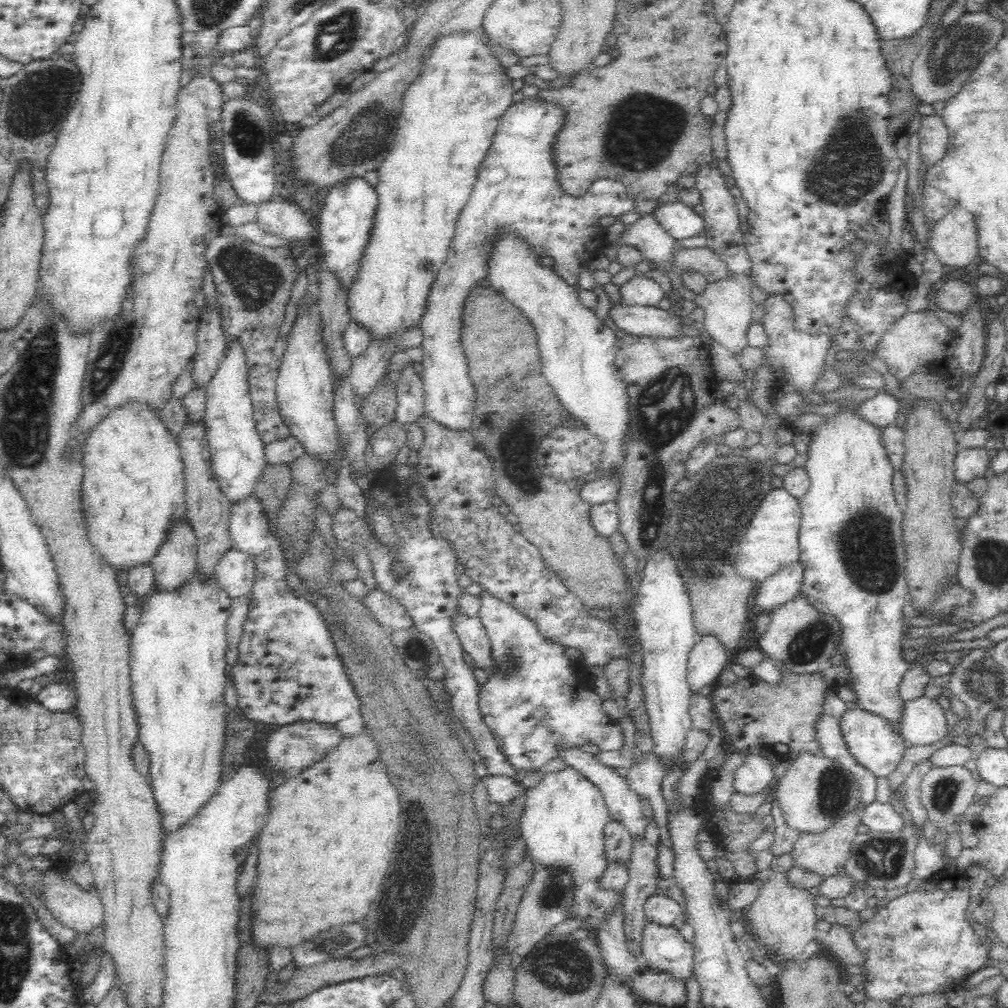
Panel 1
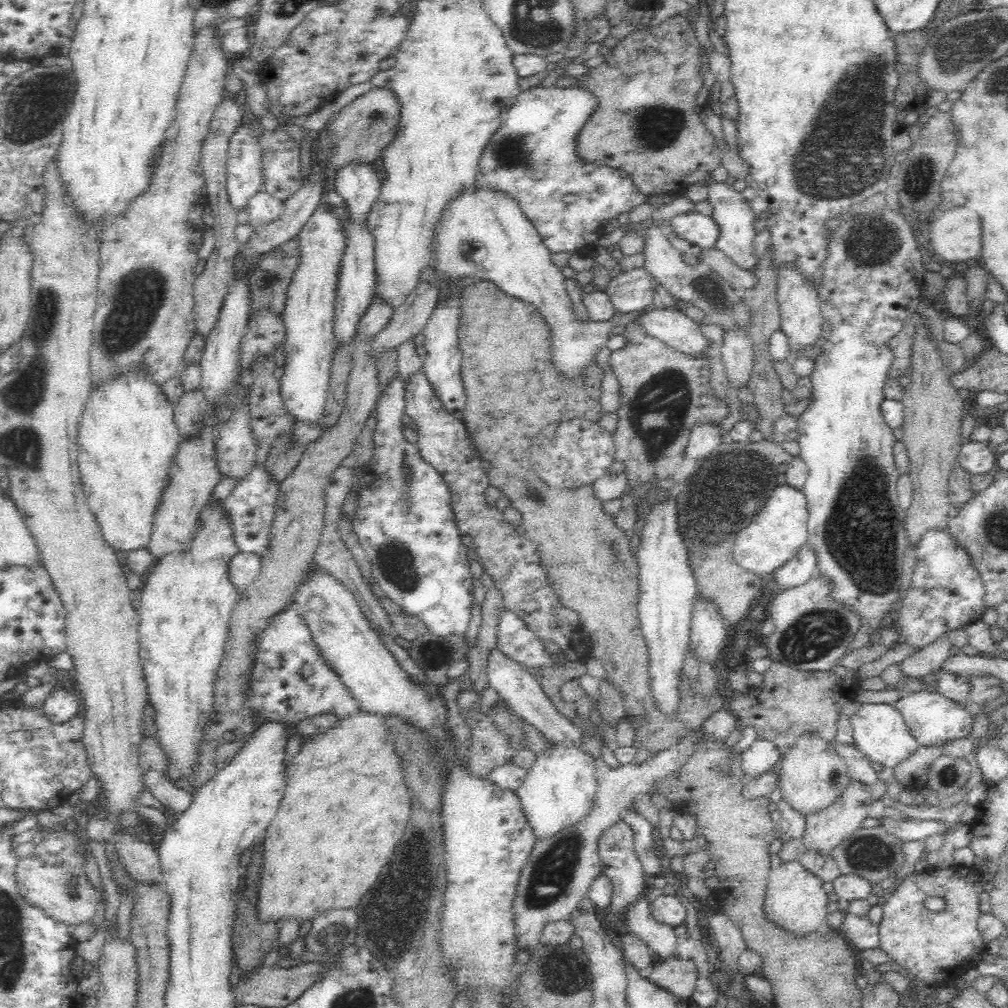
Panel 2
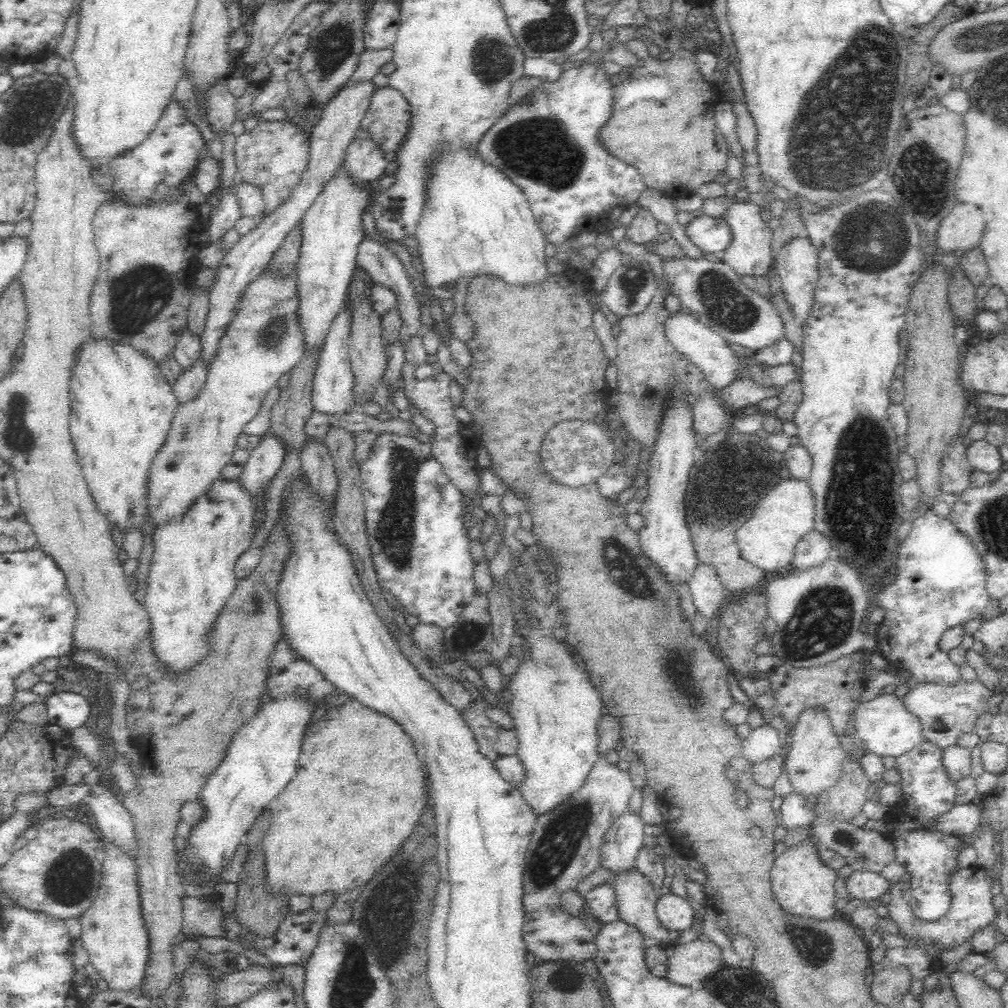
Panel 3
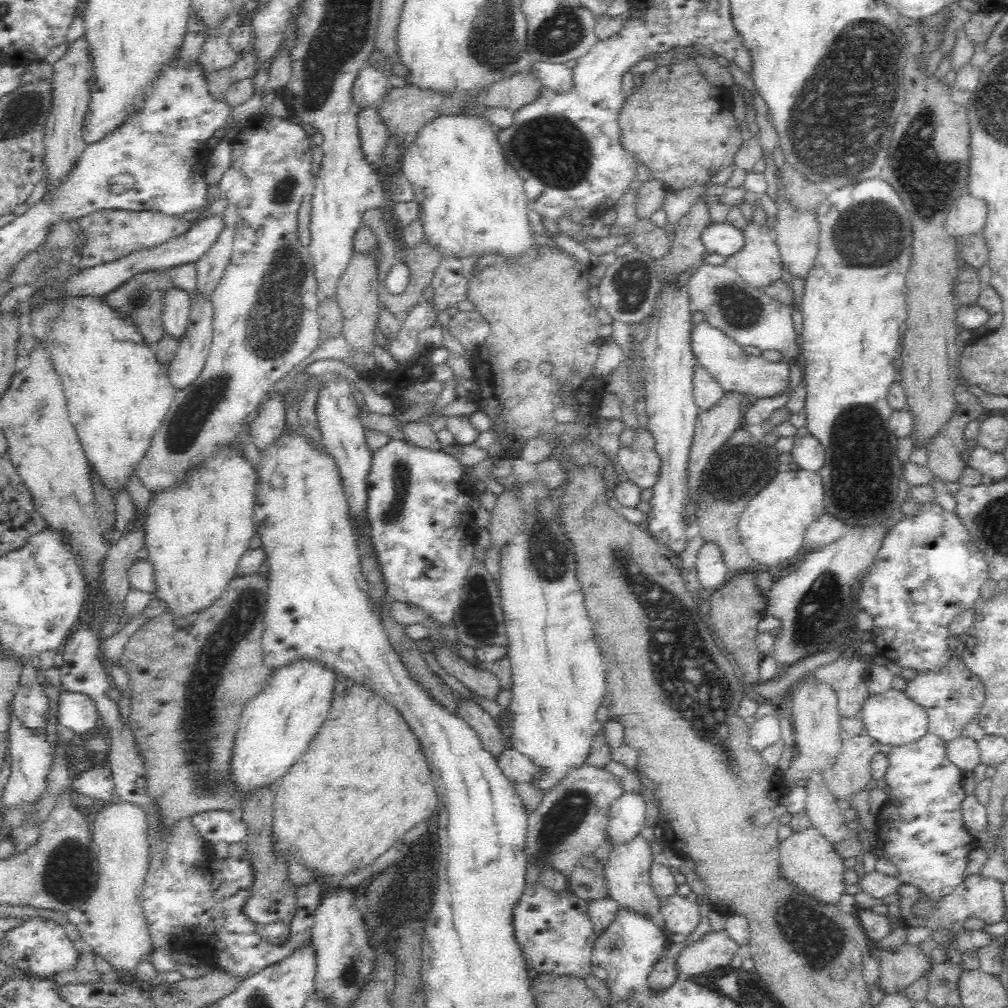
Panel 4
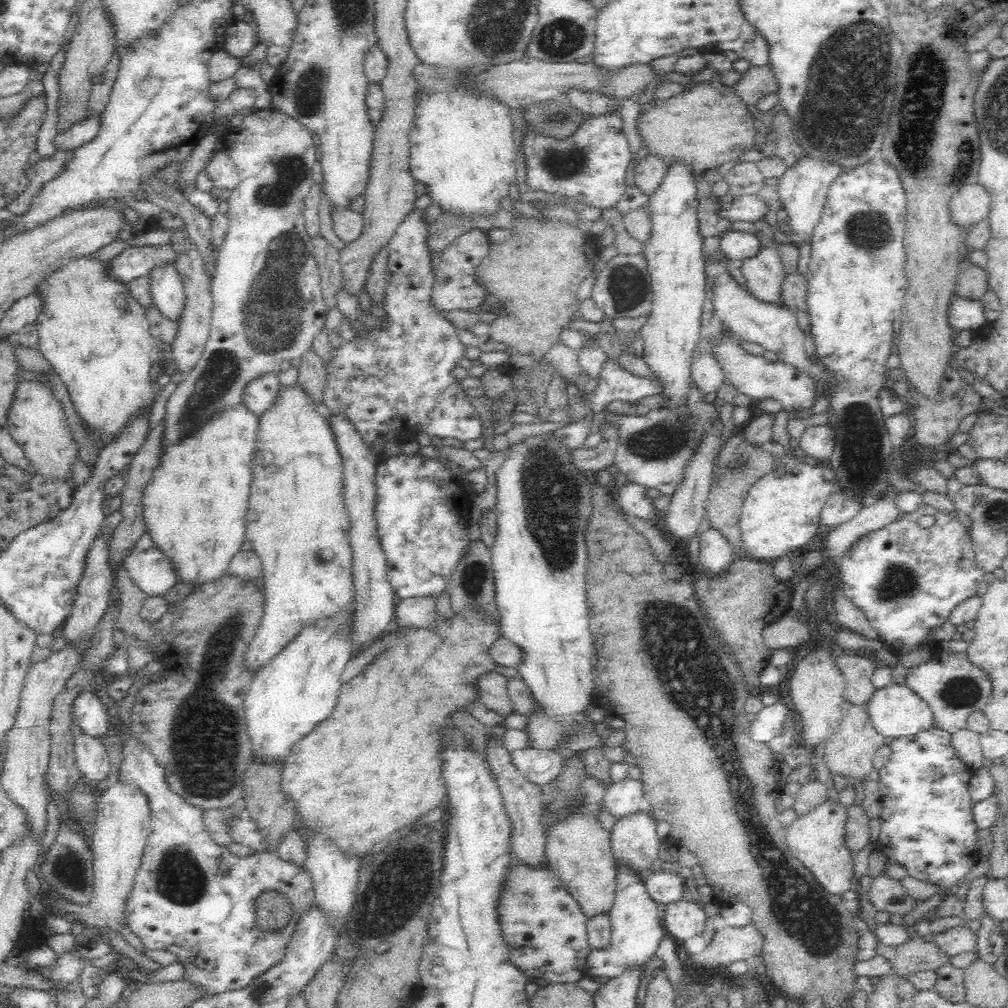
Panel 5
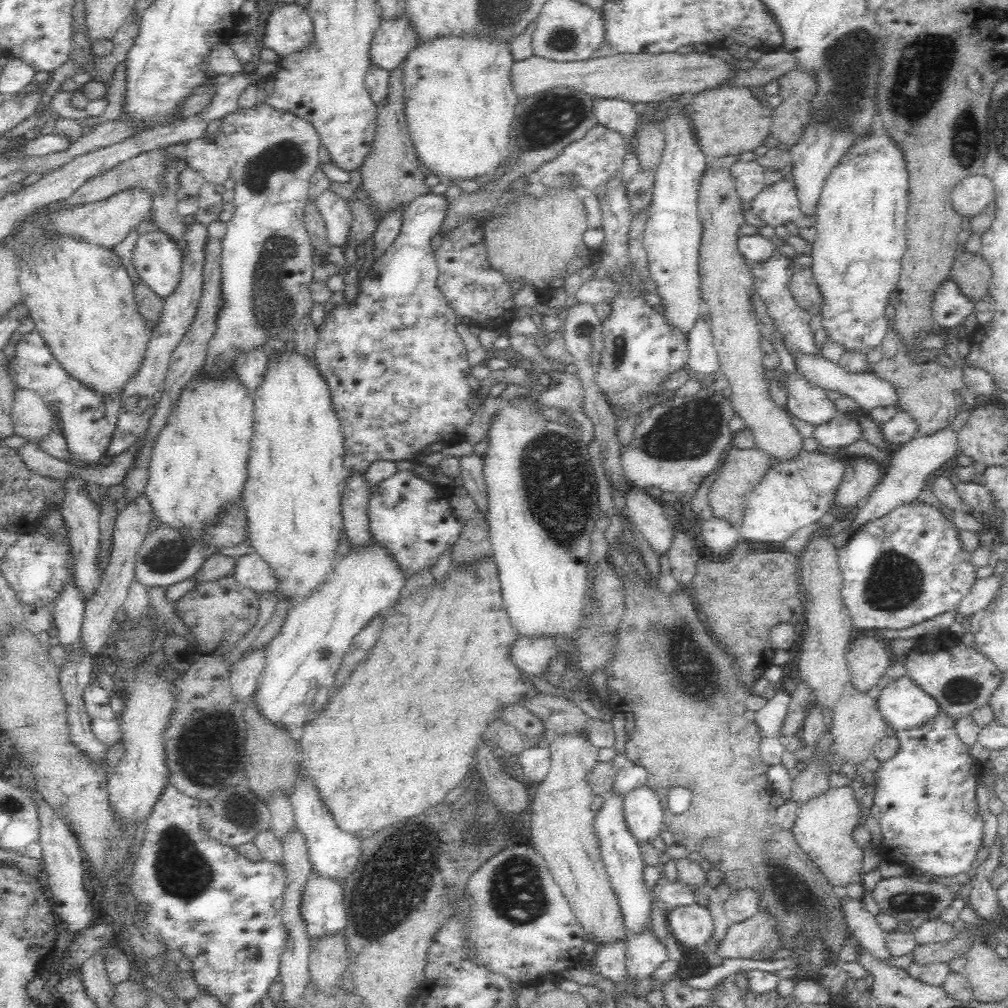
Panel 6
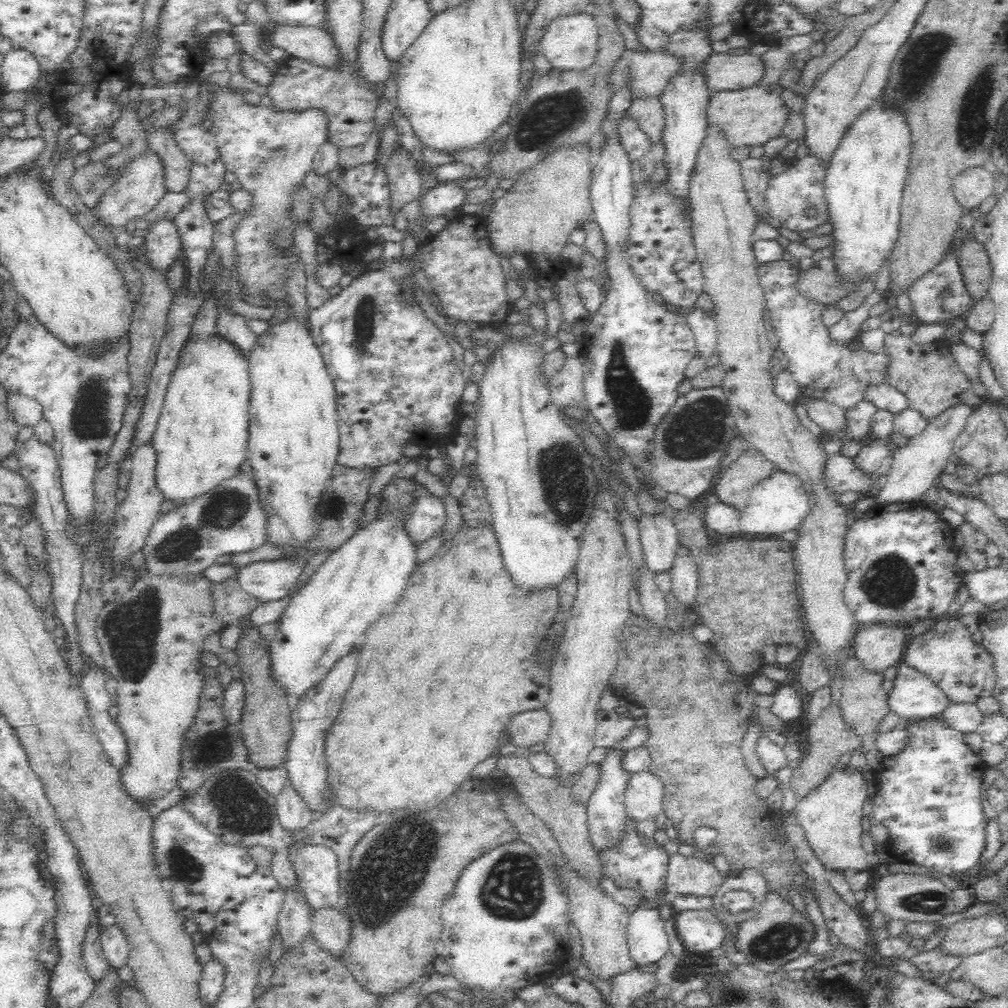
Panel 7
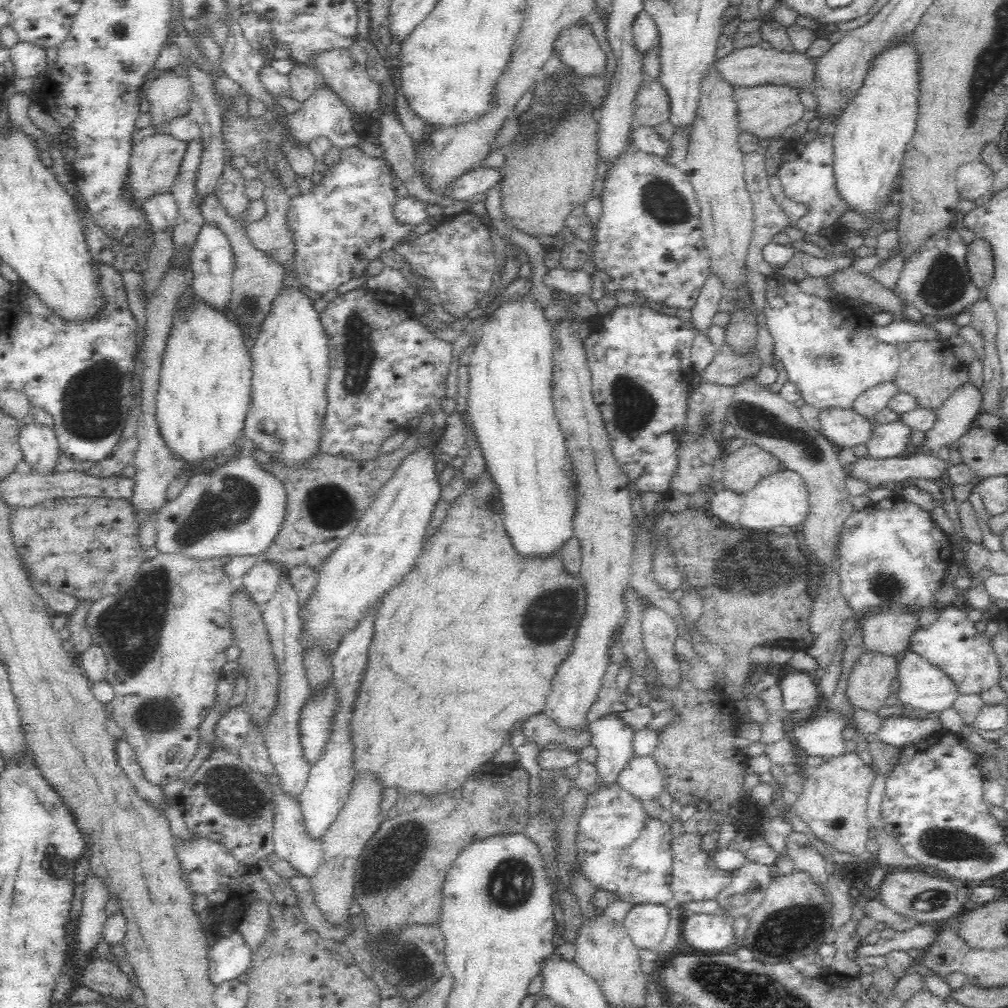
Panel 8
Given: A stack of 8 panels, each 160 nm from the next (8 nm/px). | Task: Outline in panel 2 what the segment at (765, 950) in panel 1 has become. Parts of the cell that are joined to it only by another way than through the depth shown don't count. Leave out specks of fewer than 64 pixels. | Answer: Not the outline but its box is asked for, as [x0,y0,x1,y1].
[764,859,828,933]

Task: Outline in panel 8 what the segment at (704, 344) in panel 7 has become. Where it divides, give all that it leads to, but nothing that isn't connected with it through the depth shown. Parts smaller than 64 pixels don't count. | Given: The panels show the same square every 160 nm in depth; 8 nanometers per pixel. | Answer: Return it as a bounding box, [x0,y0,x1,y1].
[691,271,725,334]

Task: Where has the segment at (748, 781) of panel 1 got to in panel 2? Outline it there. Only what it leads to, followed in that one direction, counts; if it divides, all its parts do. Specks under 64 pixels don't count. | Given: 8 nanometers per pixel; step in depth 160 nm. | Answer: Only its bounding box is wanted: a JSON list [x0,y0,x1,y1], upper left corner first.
[741,738,782,777]

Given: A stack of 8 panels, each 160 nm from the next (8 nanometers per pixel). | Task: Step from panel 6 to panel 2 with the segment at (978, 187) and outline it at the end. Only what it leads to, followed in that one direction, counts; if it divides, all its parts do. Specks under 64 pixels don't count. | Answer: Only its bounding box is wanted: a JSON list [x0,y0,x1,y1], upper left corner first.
[930,208,982,264]

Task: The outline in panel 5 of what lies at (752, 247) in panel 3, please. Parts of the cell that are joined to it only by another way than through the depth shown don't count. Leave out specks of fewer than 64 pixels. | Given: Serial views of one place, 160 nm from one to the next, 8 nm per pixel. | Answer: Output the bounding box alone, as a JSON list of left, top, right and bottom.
[740,246,787,308]

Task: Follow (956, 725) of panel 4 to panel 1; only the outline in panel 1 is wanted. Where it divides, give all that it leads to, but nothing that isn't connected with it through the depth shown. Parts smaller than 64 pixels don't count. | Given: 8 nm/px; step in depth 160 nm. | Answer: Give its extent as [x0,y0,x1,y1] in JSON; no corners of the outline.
[898,695,949,746]

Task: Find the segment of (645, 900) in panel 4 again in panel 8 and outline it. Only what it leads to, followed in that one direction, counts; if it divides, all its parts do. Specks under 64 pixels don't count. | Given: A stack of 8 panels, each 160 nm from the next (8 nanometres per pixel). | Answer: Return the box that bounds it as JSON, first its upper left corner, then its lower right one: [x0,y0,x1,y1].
[617,754,665,799]

